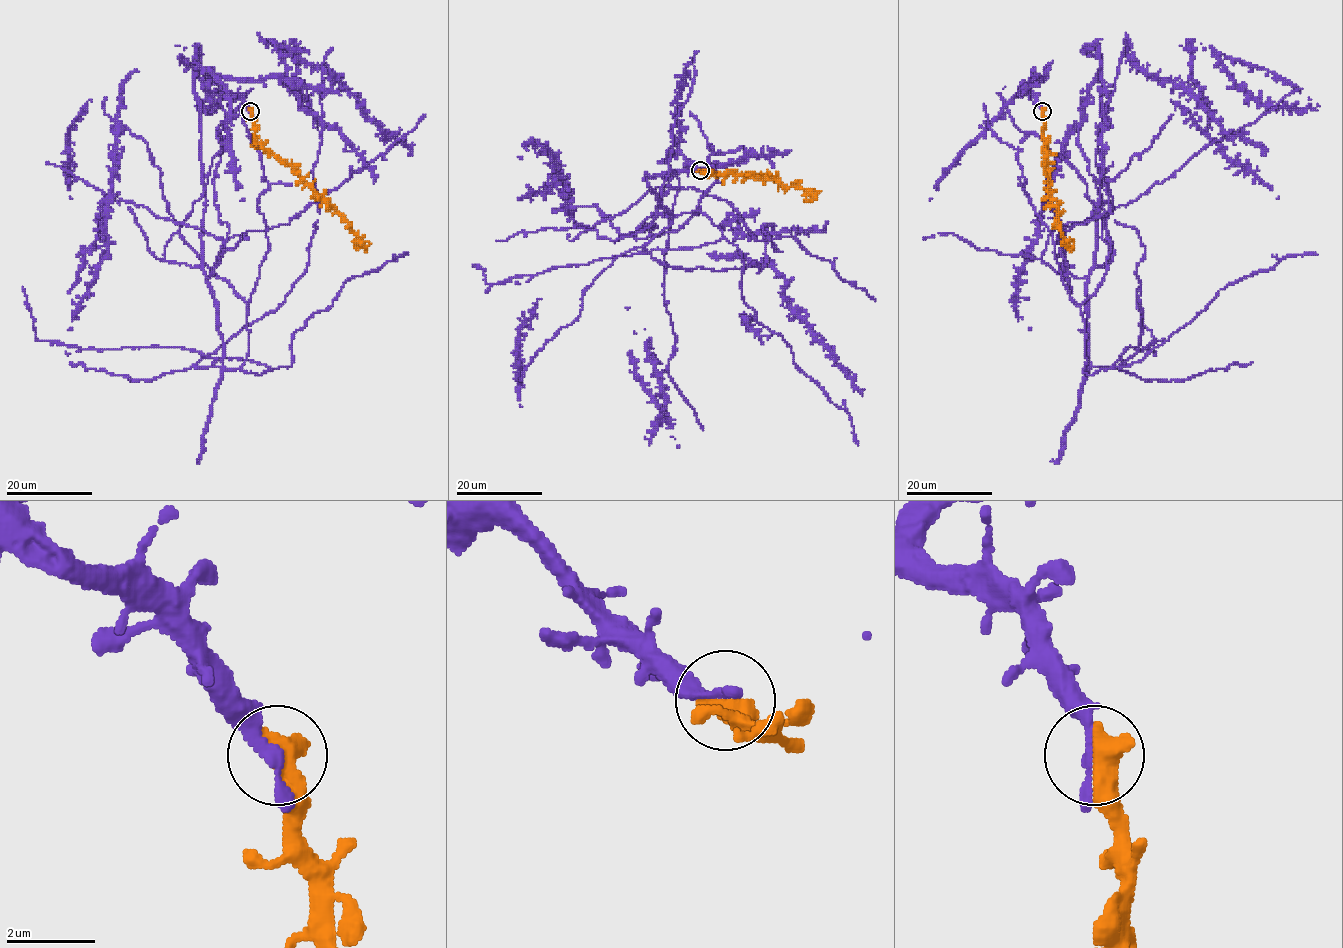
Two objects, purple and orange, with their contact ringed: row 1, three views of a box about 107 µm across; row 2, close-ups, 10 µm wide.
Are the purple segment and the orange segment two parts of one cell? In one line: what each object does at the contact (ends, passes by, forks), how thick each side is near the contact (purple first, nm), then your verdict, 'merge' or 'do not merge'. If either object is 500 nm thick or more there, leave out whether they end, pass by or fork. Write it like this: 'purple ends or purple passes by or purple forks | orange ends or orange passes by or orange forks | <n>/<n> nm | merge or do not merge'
280/650 nm | merge

